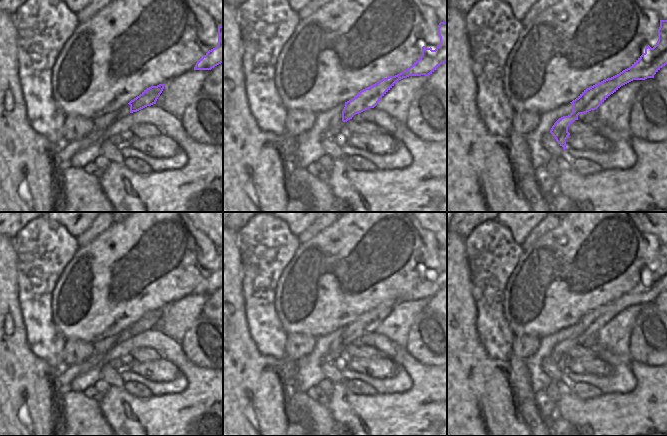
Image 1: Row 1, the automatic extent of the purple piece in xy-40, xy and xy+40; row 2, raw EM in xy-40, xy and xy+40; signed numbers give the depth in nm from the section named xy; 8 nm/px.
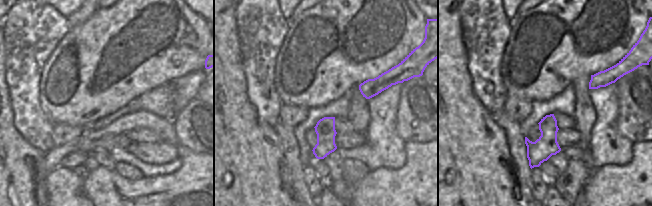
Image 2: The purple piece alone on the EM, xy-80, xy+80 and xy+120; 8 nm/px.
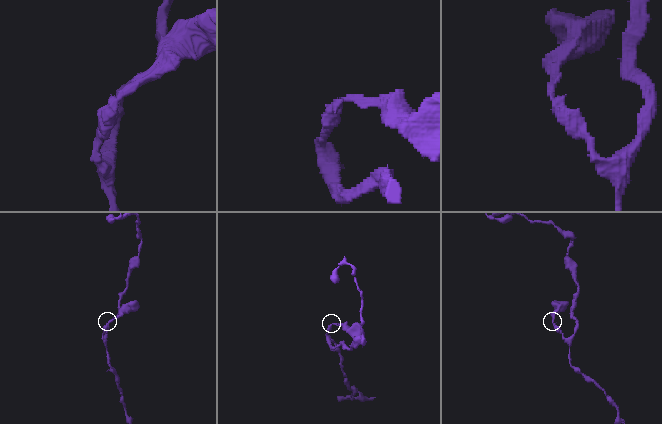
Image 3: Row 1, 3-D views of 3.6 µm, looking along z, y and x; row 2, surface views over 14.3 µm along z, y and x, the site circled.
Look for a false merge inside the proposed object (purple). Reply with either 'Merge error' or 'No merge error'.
No merge error

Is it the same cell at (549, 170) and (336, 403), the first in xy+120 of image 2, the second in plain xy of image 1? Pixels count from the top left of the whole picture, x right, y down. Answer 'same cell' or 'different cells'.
different cells

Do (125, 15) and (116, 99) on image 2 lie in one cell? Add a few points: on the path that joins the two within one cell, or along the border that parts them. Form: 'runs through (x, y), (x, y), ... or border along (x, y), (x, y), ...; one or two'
runs through (107, 41), (85, 79), (85, 90), (90, 95); one

